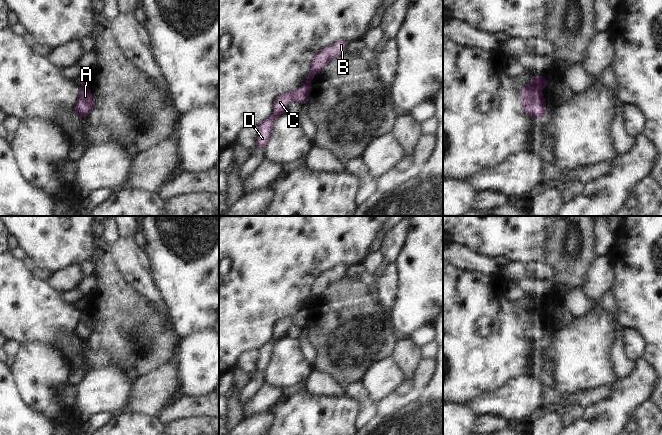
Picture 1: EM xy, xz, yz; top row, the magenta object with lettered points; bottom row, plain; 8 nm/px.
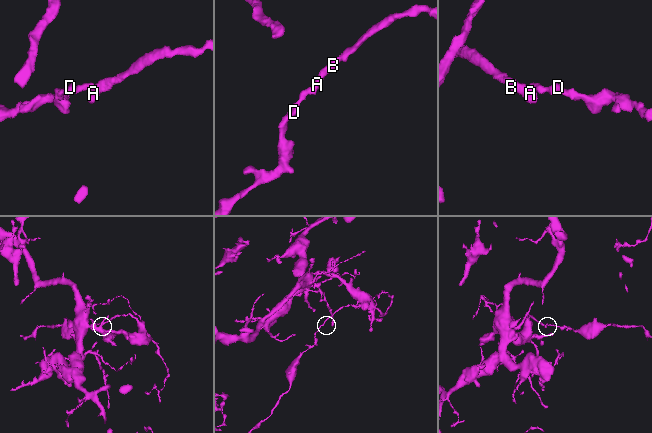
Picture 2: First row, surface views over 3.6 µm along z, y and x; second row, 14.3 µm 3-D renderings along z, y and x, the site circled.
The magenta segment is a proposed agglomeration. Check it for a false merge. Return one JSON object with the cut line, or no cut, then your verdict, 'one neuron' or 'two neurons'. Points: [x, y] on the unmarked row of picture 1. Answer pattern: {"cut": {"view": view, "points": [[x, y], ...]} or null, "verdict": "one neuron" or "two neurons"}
{"cut": {"view": "yz", "points": [[530, 307], [542, 313]]}, "verdict": "two neurons"}

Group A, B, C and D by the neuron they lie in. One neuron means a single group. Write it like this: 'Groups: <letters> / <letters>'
Groups: A B / C D

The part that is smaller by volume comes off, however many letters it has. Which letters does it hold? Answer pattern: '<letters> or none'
C, D

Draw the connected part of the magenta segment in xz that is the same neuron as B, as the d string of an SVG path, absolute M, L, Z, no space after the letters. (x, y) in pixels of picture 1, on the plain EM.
M344 263L337 264L337 267L332 271L328 270L321 276L315 279L315 283L311 288L311 295L306 301L306 307L311 307L314 300L320 297L329 286L335 282L344 278L346 275L347 266Z

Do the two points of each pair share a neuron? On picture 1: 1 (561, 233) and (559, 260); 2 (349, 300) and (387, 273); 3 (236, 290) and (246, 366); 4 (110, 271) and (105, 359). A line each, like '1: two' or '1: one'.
1: one
2: two
3: two
4: two

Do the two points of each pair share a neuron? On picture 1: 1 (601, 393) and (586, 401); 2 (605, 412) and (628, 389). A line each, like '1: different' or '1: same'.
1: same
2: same

